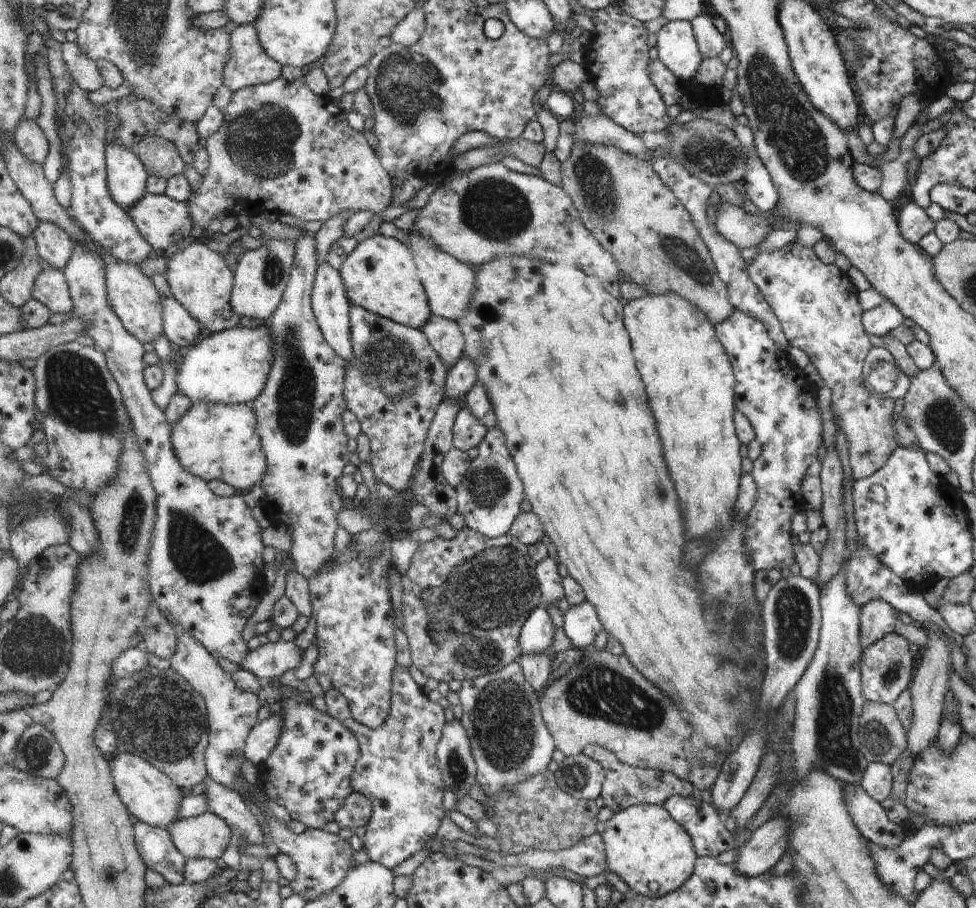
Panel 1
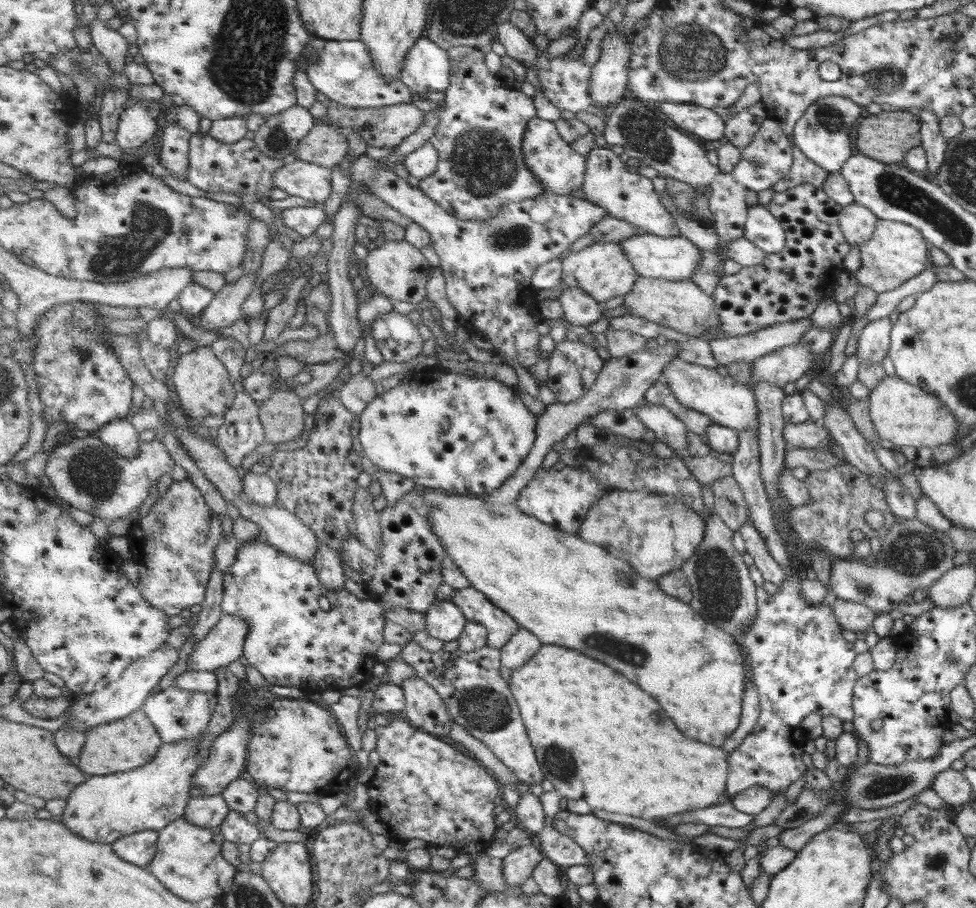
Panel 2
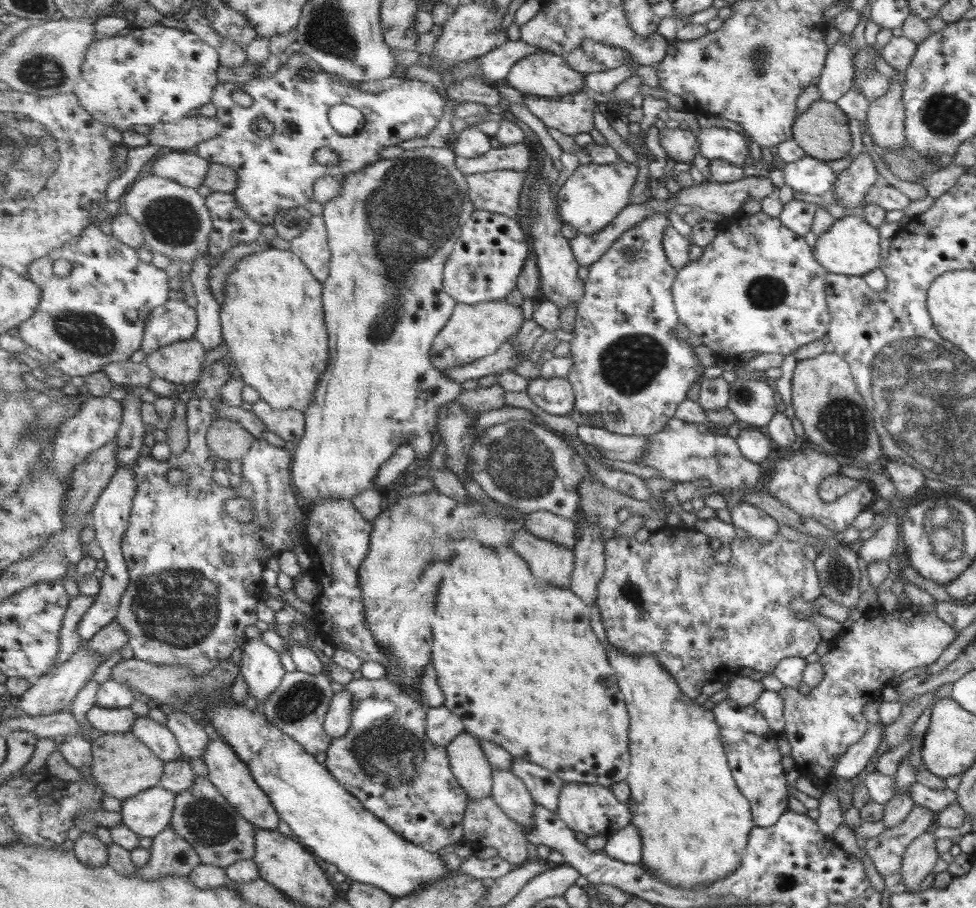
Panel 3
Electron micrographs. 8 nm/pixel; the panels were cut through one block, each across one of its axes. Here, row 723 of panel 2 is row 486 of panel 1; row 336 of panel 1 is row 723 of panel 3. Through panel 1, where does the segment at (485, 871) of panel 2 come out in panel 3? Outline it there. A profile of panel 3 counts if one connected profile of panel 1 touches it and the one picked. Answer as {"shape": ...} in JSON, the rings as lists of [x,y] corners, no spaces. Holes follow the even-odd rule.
{"shape":[[[385,676],[371,680],[352,679],[344,687],[354,698],[351,730],[329,747],[324,765],[343,787],[409,842],[439,852],[462,840],[468,794],[453,774],[448,750],[427,738],[427,707]]]}

